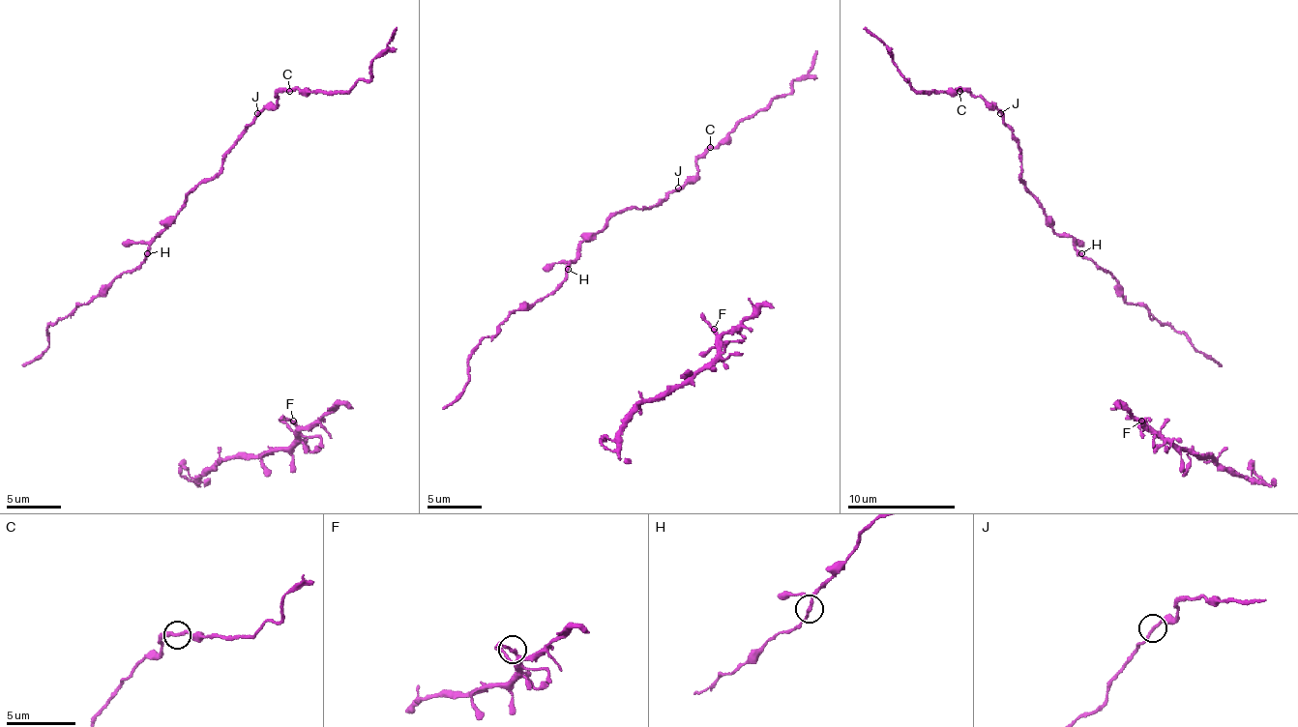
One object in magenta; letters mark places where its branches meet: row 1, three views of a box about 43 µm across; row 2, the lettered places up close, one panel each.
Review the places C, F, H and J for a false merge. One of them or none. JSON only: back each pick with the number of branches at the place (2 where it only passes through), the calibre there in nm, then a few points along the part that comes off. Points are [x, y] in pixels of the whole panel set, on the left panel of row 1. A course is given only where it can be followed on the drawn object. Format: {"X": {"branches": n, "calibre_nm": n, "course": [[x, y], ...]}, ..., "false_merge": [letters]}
{"C": {"branches": 2, "calibre_nm": 240, "course": [[290, 91], [349, 91], [360, 80], [368, 80], [371, 62], [396, 29]]}, "false_merge": ["C"]}

